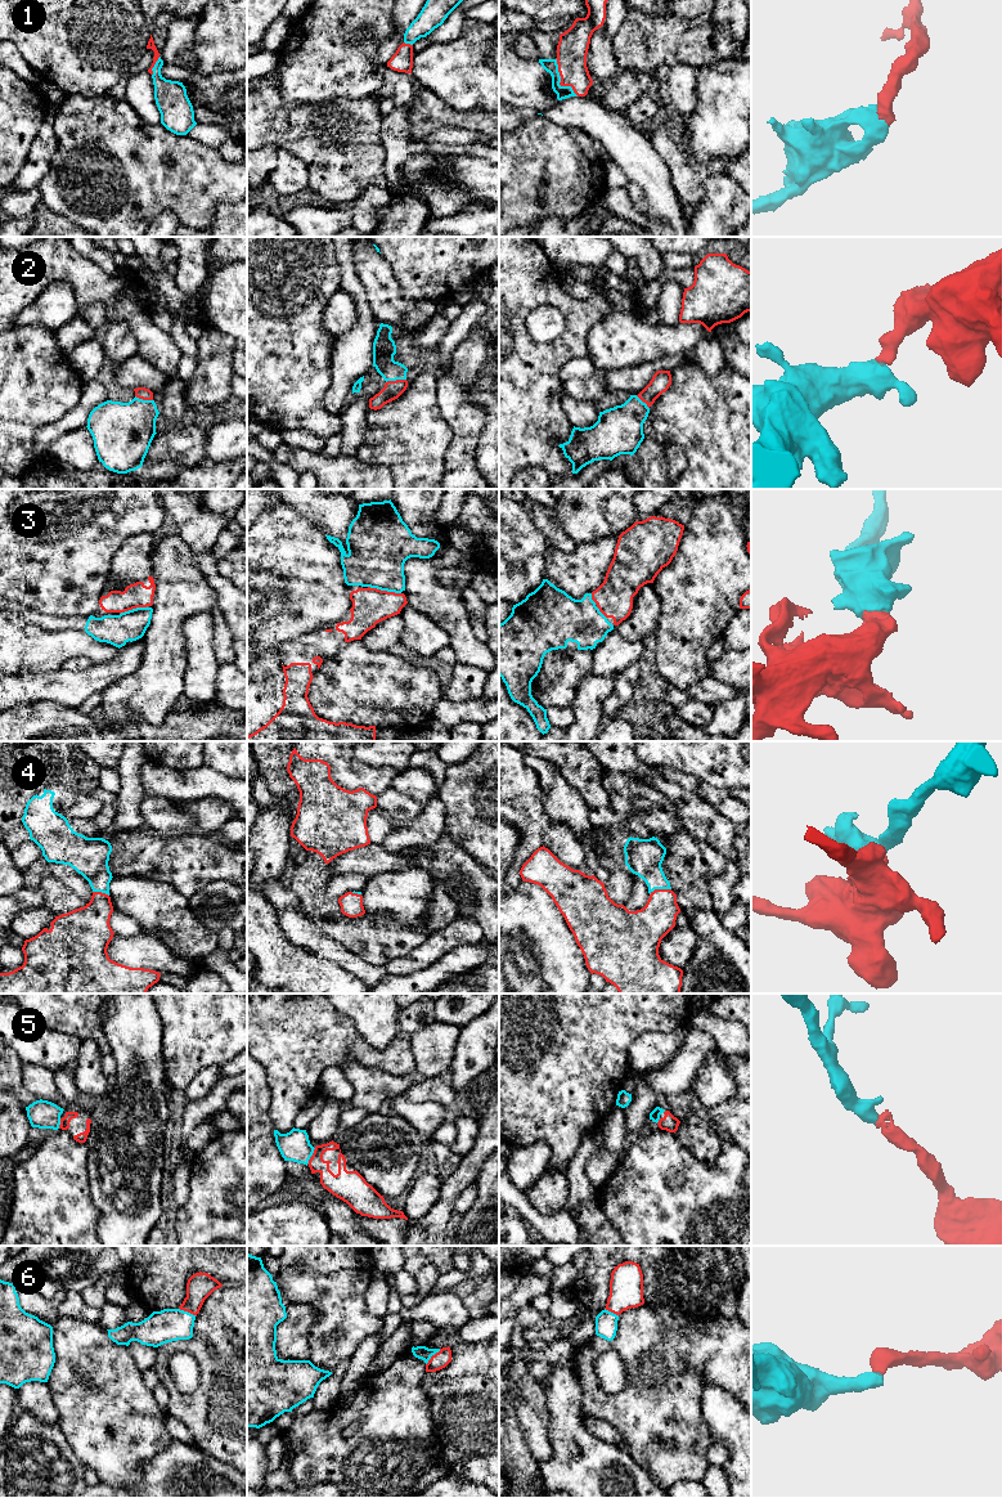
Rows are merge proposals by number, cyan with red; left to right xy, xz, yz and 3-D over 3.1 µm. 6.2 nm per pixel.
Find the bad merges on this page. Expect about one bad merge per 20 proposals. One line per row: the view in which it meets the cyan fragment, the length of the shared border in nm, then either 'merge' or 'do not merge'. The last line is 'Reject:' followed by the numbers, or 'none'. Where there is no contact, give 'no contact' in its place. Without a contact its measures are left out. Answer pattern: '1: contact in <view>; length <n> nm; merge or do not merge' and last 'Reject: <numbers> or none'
1: contact in yz; length 280 nm; merge
2: contact in xz; length 130 nm; merge
3: contact in xz; length 220 nm; merge
4: contact in yz; length 140 nm; merge
5: contact in xy; length 70 nm; merge
6: contact in xz; length 140 nm; merge
Reject: none

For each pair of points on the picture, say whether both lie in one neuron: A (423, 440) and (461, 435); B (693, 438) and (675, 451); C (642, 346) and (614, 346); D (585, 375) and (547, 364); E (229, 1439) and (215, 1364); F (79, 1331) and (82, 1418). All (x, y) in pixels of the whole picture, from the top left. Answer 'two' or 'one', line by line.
A: two
B: two
C: one
D: two
E: one
F: one

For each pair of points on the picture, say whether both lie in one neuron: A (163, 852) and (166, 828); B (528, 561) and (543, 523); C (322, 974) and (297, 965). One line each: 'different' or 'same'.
A: different
B: different
C: same

